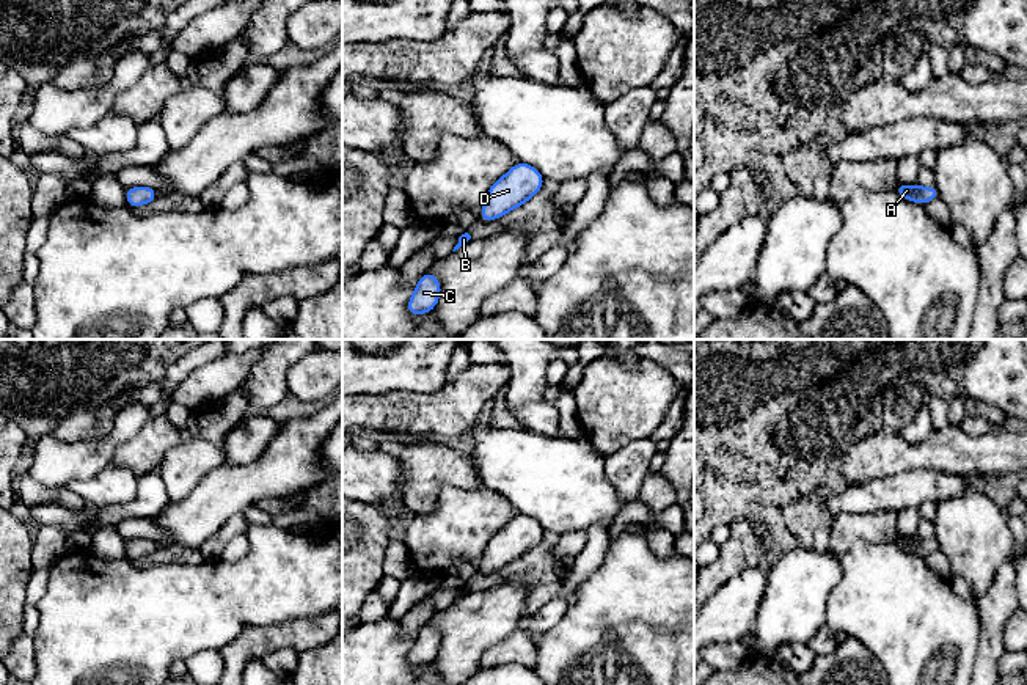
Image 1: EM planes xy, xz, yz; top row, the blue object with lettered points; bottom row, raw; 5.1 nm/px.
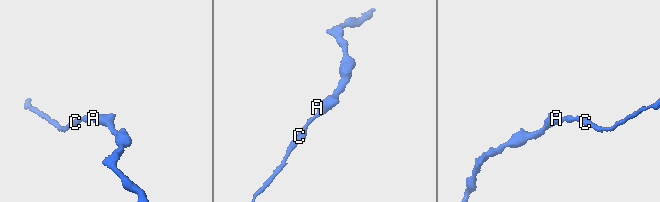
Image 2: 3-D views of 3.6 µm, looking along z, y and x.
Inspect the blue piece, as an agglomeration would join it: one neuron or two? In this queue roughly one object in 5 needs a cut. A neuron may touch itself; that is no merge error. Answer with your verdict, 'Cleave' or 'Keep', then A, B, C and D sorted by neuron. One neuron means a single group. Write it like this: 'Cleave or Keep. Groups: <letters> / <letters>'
Keep. Groups: A B C D

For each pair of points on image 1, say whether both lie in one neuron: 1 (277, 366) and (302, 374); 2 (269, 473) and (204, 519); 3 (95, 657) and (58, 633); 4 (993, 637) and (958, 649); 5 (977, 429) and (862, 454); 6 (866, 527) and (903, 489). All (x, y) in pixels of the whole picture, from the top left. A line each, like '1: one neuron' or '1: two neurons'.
1: two neurons
2: one neuron
3: one neuron
4: two neurons
5: two neurons
6: two neurons

